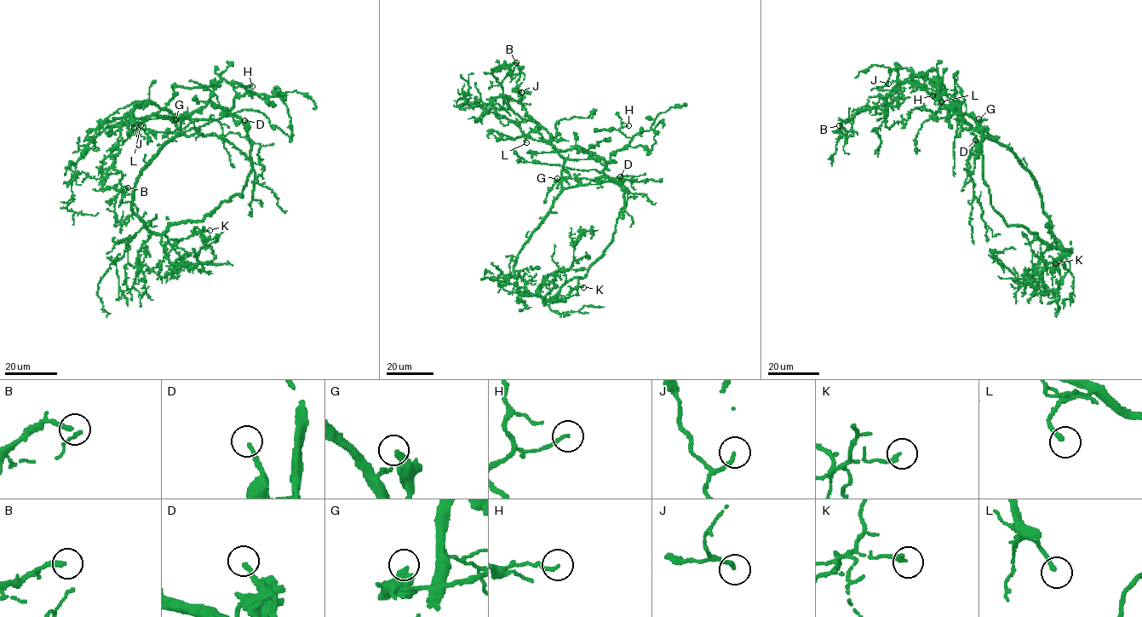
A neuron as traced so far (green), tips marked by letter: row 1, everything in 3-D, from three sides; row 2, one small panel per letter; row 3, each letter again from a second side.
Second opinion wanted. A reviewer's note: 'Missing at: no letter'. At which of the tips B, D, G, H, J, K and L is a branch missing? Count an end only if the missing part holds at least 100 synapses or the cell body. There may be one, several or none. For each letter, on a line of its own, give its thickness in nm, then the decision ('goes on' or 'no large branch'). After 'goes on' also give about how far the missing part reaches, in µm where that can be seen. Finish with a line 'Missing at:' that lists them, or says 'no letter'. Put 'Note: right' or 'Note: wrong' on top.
Note: right
B: 150 nm | no large branch
D: 180 nm | no large branch
G: 440 nm | no large branch
H: 140 nm | no large branch
J: 190 nm | no large branch
K: 150 nm | no large branch
L: 190 nm | no large branch
Missing at: no letter

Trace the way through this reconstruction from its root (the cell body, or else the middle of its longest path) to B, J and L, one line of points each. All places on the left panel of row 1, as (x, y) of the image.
B: (169, 141), (180, 133), (182, 117), (175, 120), (154, 115), (123, 123), (102, 186), (128, 187)
J: (169, 141), (180, 133), (182, 117), (177, 119), (153, 103), (134, 106), (126, 118), (128, 126), (134, 128)
L: (169, 141), (180, 133), (182, 117), (175, 120), (147, 119), (139, 123), (140, 125)

